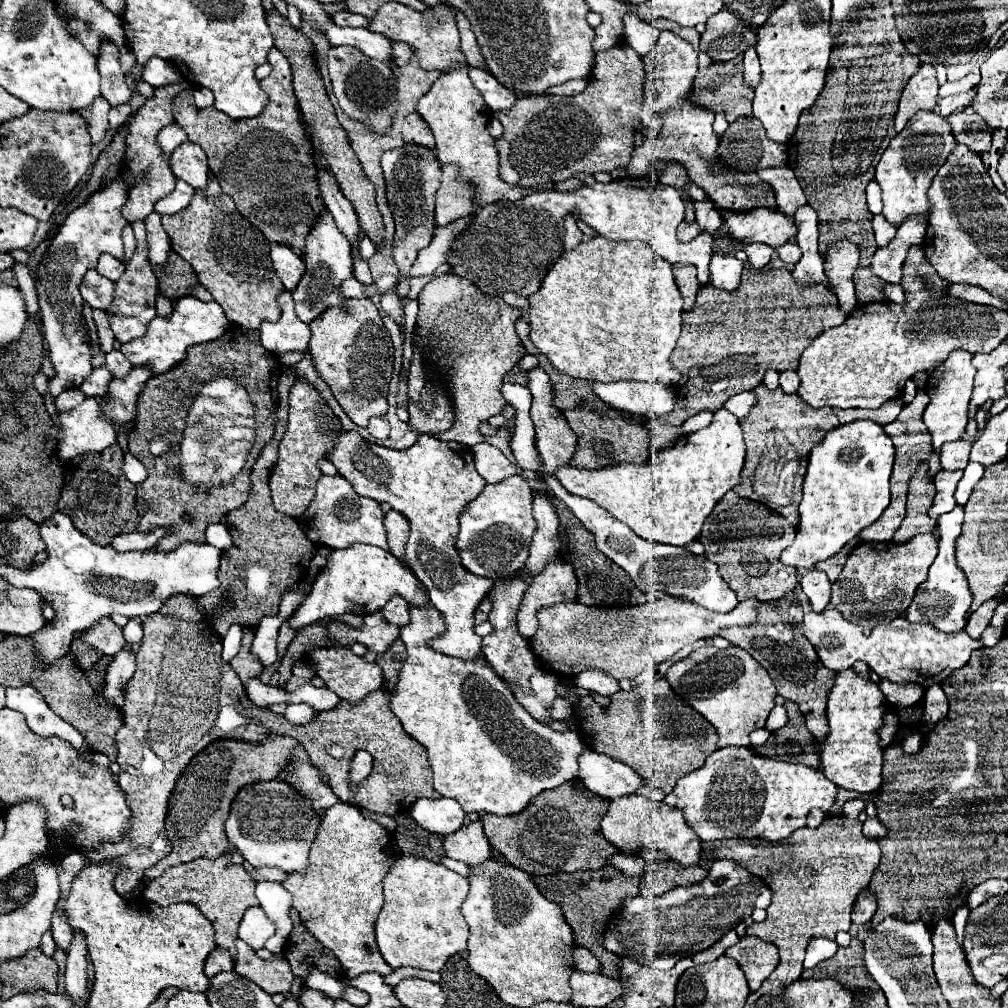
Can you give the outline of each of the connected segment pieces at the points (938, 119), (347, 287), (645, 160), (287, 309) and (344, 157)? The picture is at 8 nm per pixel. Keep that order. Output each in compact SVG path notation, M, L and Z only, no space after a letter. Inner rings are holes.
M925 110L917 112L907 122L903 132L891 140L889 148L883 152L883 156L877 164L875 180L883 192L883 216L895 228L899 228L905 222L905 218L911 214L929 218L931 204L927 198L927 190L929 190L937 170L945 164L945 160L955 150L955 146L957 146L957 142L953 138L949 122L943 116L939 116L935 112L925 112Z
M349 278L343 282L343 296L345 298L357 298L357 296L371 298L375 292L377 292L375 286L361 286L355 278Z
M661 32L659 34L659 42L653 46L653 50L643 58L645 62L645 88L643 88L643 106L645 110L657 110L663 114L663 130L657 138L651 138L651 140L645 140L645 144L641 148L635 148L635 152L631 154L631 162L627 166L627 176L633 176L633 178L641 178L645 176L647 172L647 164L655 158L661 158L661 160L669 160L669 162L679 162L685 170L687 170L687 176L699 186L705 190L705 194L709 196L711 202L715 202L715 206L719 210L731 210L731 212L747 212L747 210L753 210L753 208L769 208L769 210L777 210L777 202L775 202L775 192L773 188L763 182L755 172L747 174L747 172L737 172L725 164L721 164L721 158L717 154L717 148L719 148L719 140L713 132L713 114L707 112L707 108L699 108L695 106L689 96L691 96L691 84L693 84L693 78L697 74L697 52L693 50L693 46L679 38L675 32Z
M283 290L277 296L277 304L281 308L281 318L277 322L263 320L259 326L261 332L261 344L273 352L283 354L291 350L305 352L309 344L311 330L305 322L301 322L293 310L293 298L289 290Z
M271 10L267 14L267 24L269 24L269 30L273 34L275 48L279 48L287 56L287 60L291 64L295 96L299 100L299 108L301 108L301 112L305 116L305 122L309 126L309 132L311 132L313 144L317 148L319 160L329 164L329 170L337 178L341 192L353 204L353 208L357 212L357 218L359 218L359 226L363 228L363 232L375 244L381 244L383 242L383 238L381 238L383 222L381 222L381 216L379 216L379 210L377 210L377 204L375 204L375 188L371 188L371 182L363 176L363 170L359 168L359 160L355 160L355 152L351 152L351 146L347 144L347 134L343 132L343 128L337 122L337 116L335 116L335 110L333 110L333 106L329 102L327 92L325 92L319 68L317 68L317 64L313 60L313 44L311 44L311 40L301 30L293 28L289 24L289 20L283 18L277 10Z

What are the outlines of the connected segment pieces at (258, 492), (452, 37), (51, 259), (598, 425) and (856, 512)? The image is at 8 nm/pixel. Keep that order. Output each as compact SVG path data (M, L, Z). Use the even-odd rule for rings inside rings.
M277 418L277 420L279 422L275 424L275 434L273 434L271 442L263 448L257 464L255 464L255 468L251 472L253 488L251 488L249 500L241 508L237 508L237 510L227 514L227 526L229 526L229 532L233 536L233 546L227 552L221 554L221 566L219 566L219 572L217 572L217 578L219 578L221 586L211 590L211 592L207 592L205 596L197 598L199 606L203 608L205 622L207 622L207 626L211 626L209 630L215 632L215 634L225 634L231 624L255 628L263 616L275 616L279 612L279 602L281 602L283 594L293 584L301 582L307 576L309 562L311 562L311 558L317 552L317 546L311 544L311 540L307 540L307 536L299 528L297 520L287 518L287 514L275 510L271 494L269 494L269 472L271 472L273 462L277 462L279 442L281 442L281 438L283 438L283 434L287 430L287 418Z
M387 2L377 10L377 16L367 26L371 32L377 32L391 42L407 42L417 56L417 62L423 70L437 70L441 74L455 70L457 66L467 66L465 56L459 48L459 32L455 14L451 8L447 8L445 2L439 2L437 6L427 8L425 12L417 12L409 6L403 6L399 2Z
M117 176L109 186L95 192L87 204L73 210L63 226L59 228L57 236L51 240L43 260L37 266L37 296L41 306L41 322L45 344L49 350L49 360L53 364L55 376L49 380L49 394L57 398L63 390L79 388L85 376L89 376L91 368L91 348L89 336L85 328L85 320L81 316L83 298L79 294L79 284L87 270L95 268L97 258L107 252L113 258L123 258L123 242L121 232L123 224L127 224L121 216L121 206L127 200L127 188L133 184L133 178Z
M571 408L571 410L563 410L563 416L567 418L571 430L577 434L577 450L569 462L571 466L599 470L607 466L617 466L621 462L641 464L647 462L651 456L647 426L639 420L625 420L617 410L599 414L589 408Z
M871 420L841 424L831 430L823 444L809 454L807 476L803 484L803 500L799 504L801 522L795 542L781 554L783 564L813 568L817 562L831 558L857 534L873 524L889 506L889 476L893 468L895 448L883 426Z

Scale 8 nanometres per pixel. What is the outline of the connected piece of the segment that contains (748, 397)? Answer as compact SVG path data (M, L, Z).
M743 392L743 394L735 394L731 400L727 400L727 410L731 410L737 418L745 418L749 412L751 412L751 408L757 404L757 400L755 400L757 396L755 396L755 392Z

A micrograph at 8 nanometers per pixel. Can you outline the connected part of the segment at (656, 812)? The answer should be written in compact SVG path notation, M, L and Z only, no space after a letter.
M629 794L609 800L607 814L601 820L603 836L621 852L637 854L643 848L659 848L671 854L671 858L683 866L697 864L701 860L701 840L683 822L683 812L667 806L665 802L653 802L647 796Z

